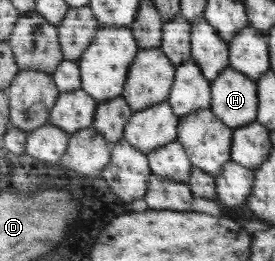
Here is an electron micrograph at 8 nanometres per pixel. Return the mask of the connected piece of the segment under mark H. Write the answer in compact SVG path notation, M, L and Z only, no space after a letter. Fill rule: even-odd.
M233 68L223 69L211 85L211 110L230 129L242 128L257 121L258 84L247 74Z

